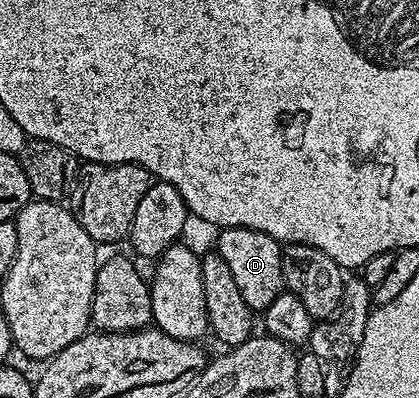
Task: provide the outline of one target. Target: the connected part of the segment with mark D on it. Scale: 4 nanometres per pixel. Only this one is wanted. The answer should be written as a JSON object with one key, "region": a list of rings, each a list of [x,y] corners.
{"region":[[[228,226],[220,229],[219,246],[217,252],[225,264],[229,264],[229,273],[233,275],[233,281],[237,289],[241,291],[241,297],[245,304],[249,304],[252,312],[262,312],[277,300],[277,296],[284,293],[283,284],[283,246],[273,236],[269,236],[260,230],[253,228],[241,228],[240,226]]]}

